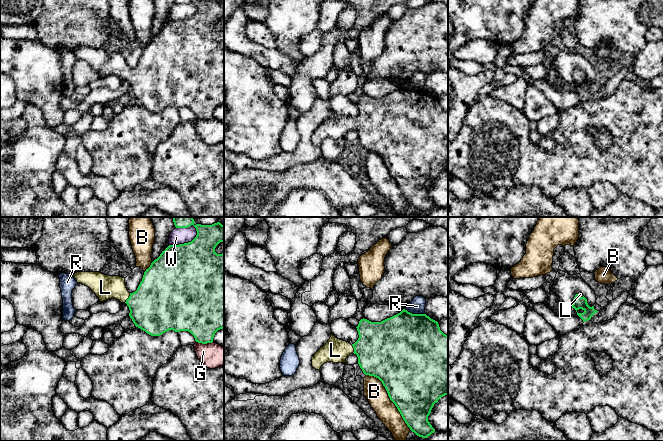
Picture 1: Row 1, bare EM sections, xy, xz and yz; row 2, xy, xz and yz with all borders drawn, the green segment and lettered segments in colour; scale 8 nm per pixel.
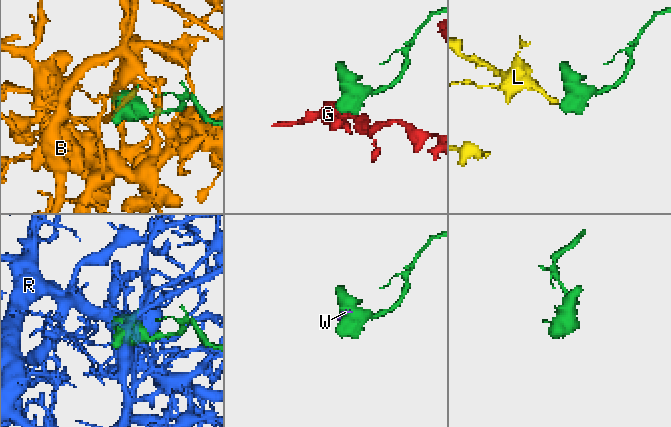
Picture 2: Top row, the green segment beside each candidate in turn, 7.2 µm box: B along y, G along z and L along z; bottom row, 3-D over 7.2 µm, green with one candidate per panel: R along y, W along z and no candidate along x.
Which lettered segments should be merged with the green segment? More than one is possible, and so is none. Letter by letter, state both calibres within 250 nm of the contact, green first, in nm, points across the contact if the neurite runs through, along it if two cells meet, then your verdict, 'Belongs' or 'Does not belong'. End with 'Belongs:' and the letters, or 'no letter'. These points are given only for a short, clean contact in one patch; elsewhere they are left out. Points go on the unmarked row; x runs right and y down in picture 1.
B: Thickness 480 nm (green) against 170 nm. Does not belong
G: Thickness 380 nm (green) against 200 nm. Boundary: xy (196, 117), (202, 119), (212, 118). Does not belong
L: Thickness 440 nm (green) against 200 nm. Path across: xy (158, 81), (144, 80), (128, 74), (115, 63), (105, 63). Belongs
R: Thickness 500 nm (green) against 130 nm. Does not belong
W: Thickness 500 nm (green) against 130 nm. Does not belong
Belongs: L

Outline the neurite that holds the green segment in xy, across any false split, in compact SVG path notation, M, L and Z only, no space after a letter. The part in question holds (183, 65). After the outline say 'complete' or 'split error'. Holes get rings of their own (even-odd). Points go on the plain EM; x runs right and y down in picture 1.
M174 0L176 4L188 4L193 1L196 4L197 11L196 13L188 19L179 20L179 21L169 21L160 32L155 35L150 43L144 48L142 57L140 58L137 66L133 69L129 69L126 64L125 54L120 52L108 52L100 48L77 48L73 51L77 59L83 60L89 63L99 74L100 78L106 77L108 75L114 74L119 76L121 79L126 79L129 83L130 89L129 92L132 95L136 103L145 107L151 112L160 112L163 109L173 106L175 108L188 107L190 108L195 117L202 120L212 119L215 109L224 104L224 28L222 30L217 30L215 28L216 22L220 19L224 19L224 1L222 0L212 0L212 1L201 1L201 0Z; split error

